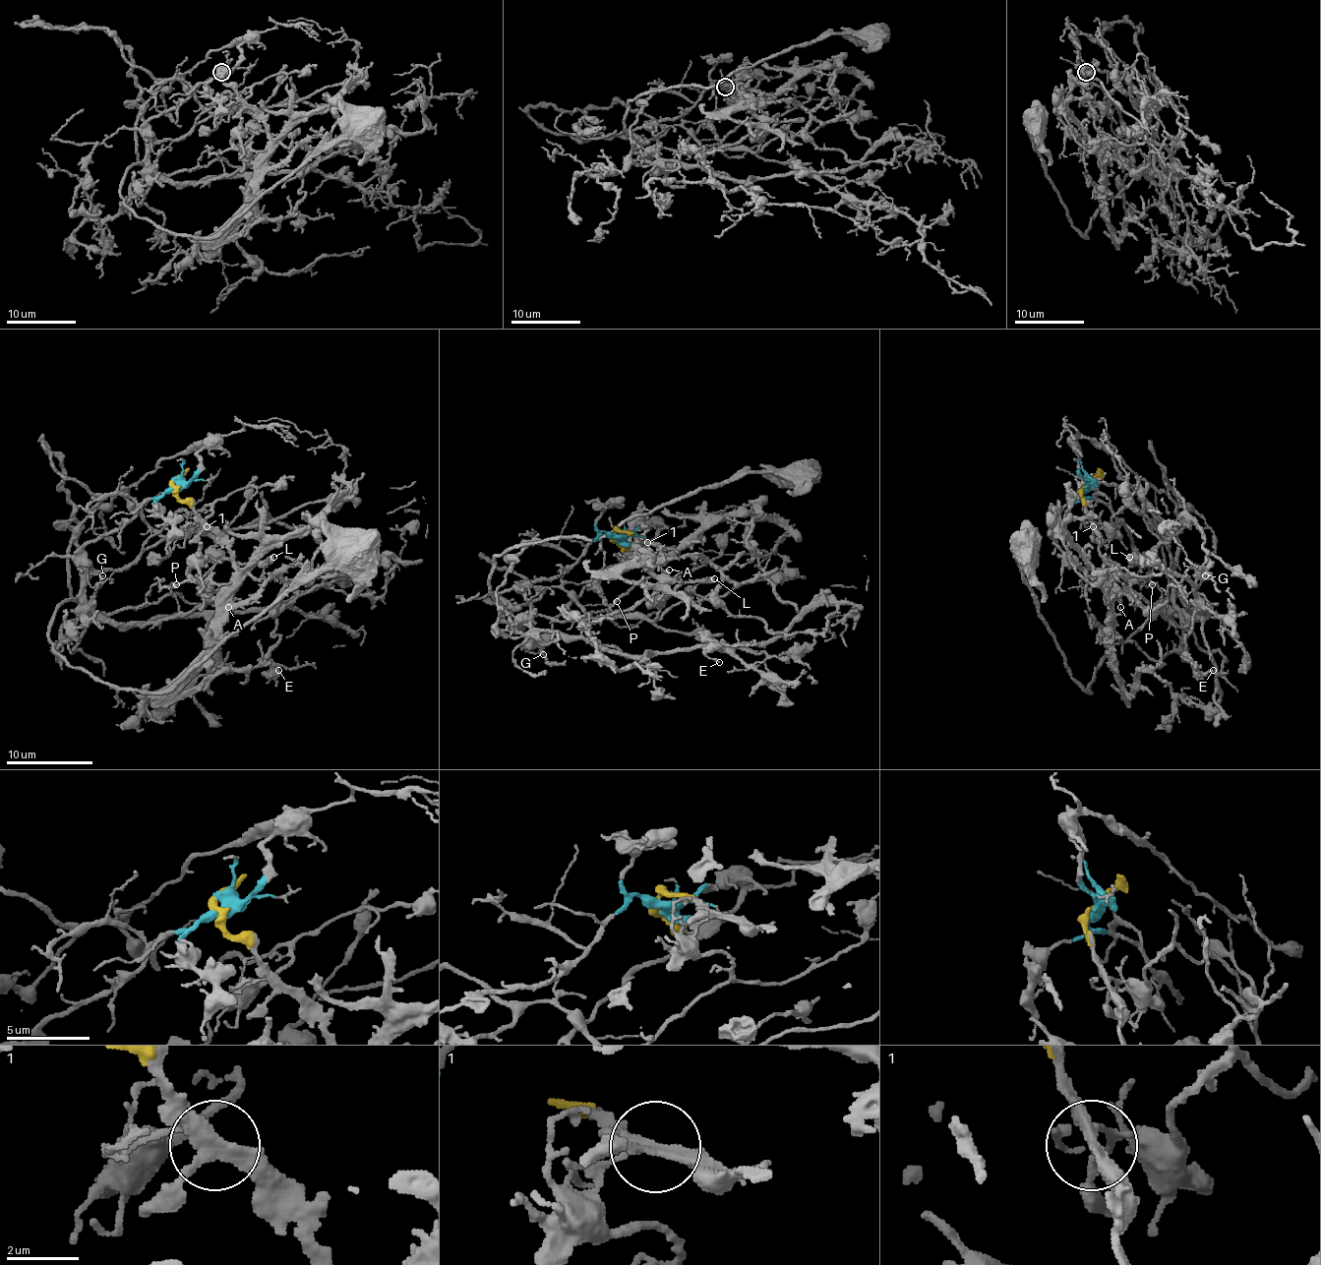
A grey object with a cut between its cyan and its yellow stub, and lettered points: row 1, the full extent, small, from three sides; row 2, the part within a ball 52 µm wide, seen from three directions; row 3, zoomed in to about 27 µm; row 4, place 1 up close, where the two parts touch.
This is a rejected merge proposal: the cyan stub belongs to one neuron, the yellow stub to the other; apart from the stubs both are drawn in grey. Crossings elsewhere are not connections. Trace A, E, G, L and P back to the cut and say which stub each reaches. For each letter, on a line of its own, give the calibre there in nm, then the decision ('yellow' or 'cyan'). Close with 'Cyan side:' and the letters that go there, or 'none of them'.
A: calibre 190 nm; yellow
E: calibre 160 nm; cyan
G: calibre 190 nm; cyan
L: calibre 500 nm; cyan
P: calibre 180 nm; cyan
Cyan side: E, G, L, P

